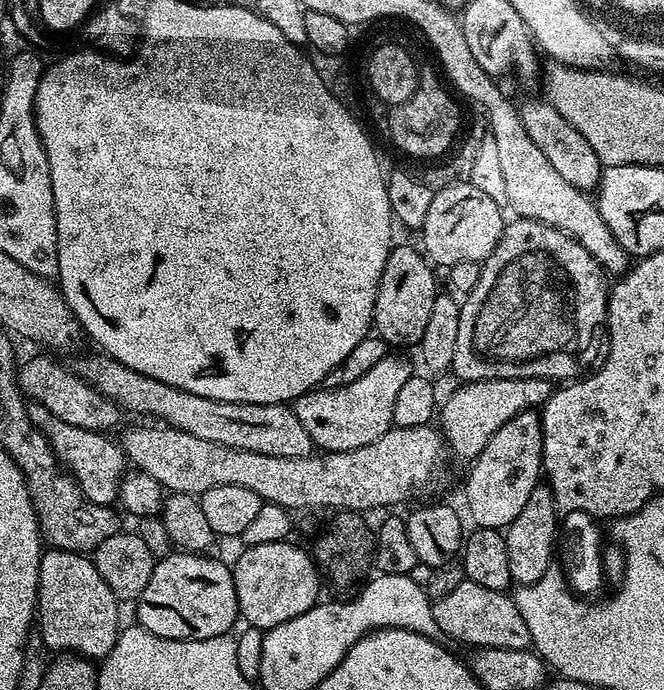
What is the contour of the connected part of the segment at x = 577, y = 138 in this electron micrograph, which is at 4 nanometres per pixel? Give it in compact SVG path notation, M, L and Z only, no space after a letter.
M547 99L528 100L524 105L519 105L518 111L522 126L526 126L526 134L530 134L534 146L546 154L546 159L550 161L550 166L554 166L554 170L558 170L558 175L579 192L591 193L599 185L602 163L586 138Z

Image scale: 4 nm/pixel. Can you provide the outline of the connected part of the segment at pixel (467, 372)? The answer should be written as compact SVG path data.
M509 219L493 252L480 265L478 284L460 304L458 350L454 350L452 363L457 381L555 377L556 359L582 355L591 346L596 327L605 323L608 292L604 279L606 273L599 262L570 234L541 220Z

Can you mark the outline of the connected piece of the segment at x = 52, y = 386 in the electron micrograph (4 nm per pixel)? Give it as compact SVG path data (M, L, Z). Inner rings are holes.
M32 356L17 371L14 376L15 383L21 393L29 401L36 401L46 406L51 414L68 422L72 426L81 427L82 430L94 431L101 434L111 433L111 428L119 429L122 409L110 398L103 396L100 391L87 384L81 376L76 375L71 367L63 368L56 360L48 356Z

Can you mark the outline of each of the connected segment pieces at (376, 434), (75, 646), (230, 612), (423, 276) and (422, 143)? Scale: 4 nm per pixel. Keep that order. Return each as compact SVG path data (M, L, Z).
M395 355L384 356L378 366L373 366L369 372L362 374L362 378L350 382L350 386L320 386L297 398L294 402L296 417L306 428L306 434L310 434L317 449L324 452L349 452L374 442L374 438L382 438L382 434L393 427L394 402L406 378L414 375L414 368Z
M49 547L41 555L36 603L38 631L44 637L45 649L52 651L53 648L56 654L106 657L122 631L121 605L116 596L110 586L102 582L102 574L98 574L91 559L78 552Z
M173 551L157 559L154 574L150 574L150 582L146 582L146 590L142 590L134 608L137 618L140 619L137 620L139 627L167 640L205 640L231 633L232 623L238 620L232 569L227 563L224 565L222 561L215 560L212 554Z
M396 246L388 253L378 282L378 294L374 298L372 328L375 335L382 337L393 349L419 345L422 334L426 334L426 322L430 322L430 310L434 310L438 295L431 270L419 251L411 252L408 248Z
M421 63L418 68L419 80L414 94L410 94L410 98L406 98L406 102L395 105L391 109L392 117L388 120L388 132L392 135L393 142L408 156L440 158L458 140L456 131L460 128L460 108L456 105L457 97L446 87L445 81L438 75L437 69L433 68Z

